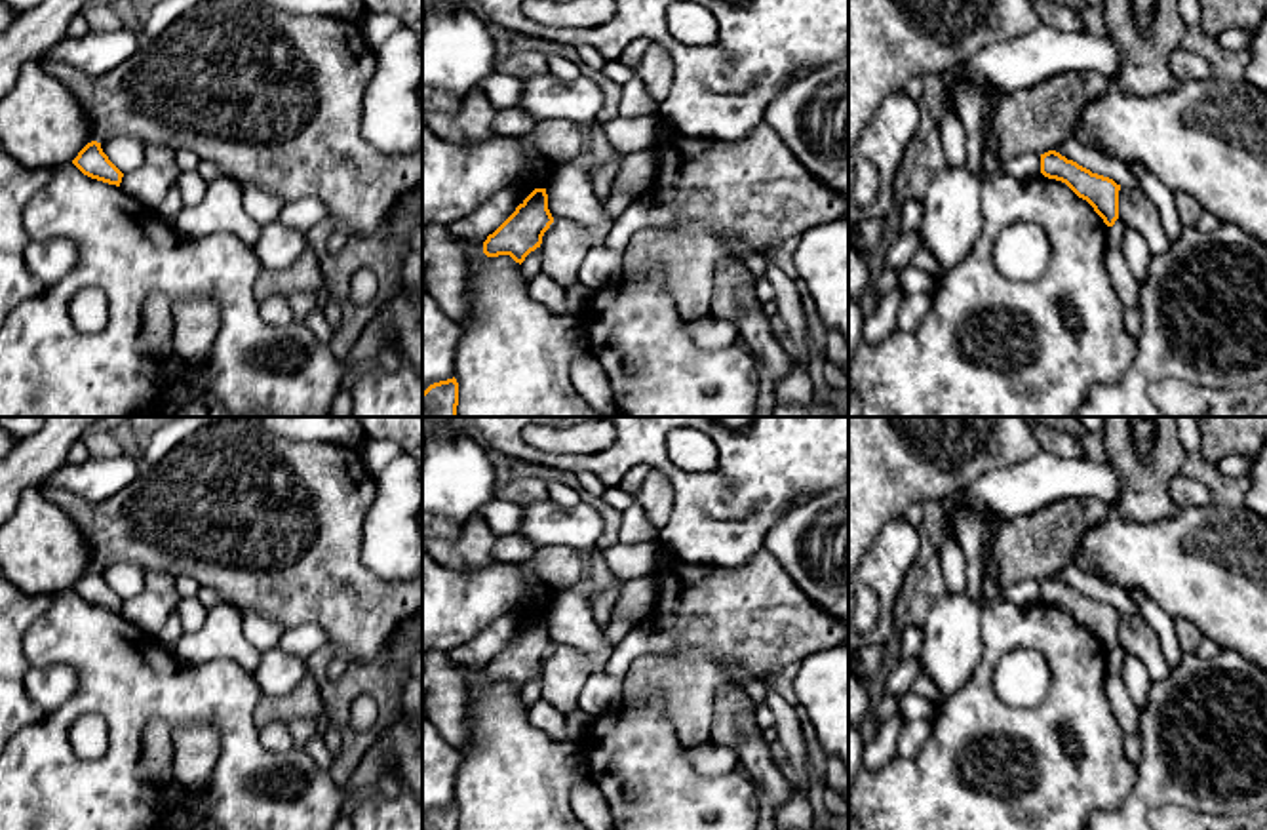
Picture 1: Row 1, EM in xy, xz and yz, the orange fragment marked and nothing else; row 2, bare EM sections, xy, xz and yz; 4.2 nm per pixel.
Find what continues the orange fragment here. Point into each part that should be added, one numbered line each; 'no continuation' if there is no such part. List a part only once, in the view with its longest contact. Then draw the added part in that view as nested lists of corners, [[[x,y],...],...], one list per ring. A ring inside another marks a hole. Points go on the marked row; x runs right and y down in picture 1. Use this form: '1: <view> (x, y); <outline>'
no continuation

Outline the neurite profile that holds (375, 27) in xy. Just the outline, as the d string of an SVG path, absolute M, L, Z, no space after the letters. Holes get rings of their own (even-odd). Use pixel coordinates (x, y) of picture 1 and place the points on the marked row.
M365 11L358 19L358 27L365 38L365 42L375 49L379 48L390 34L400 30L403 25L398 17L390 13L373 13Z

